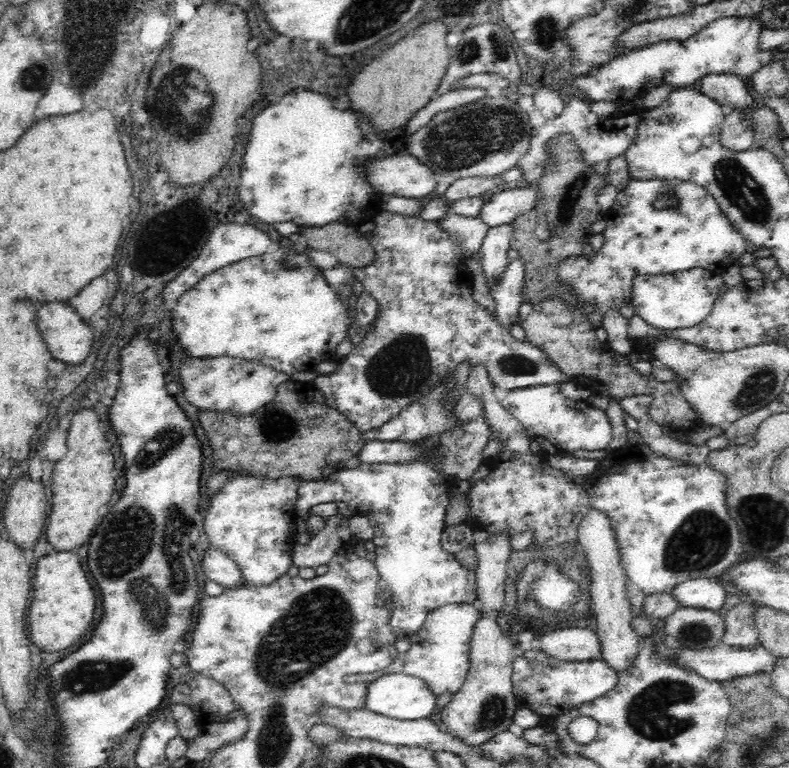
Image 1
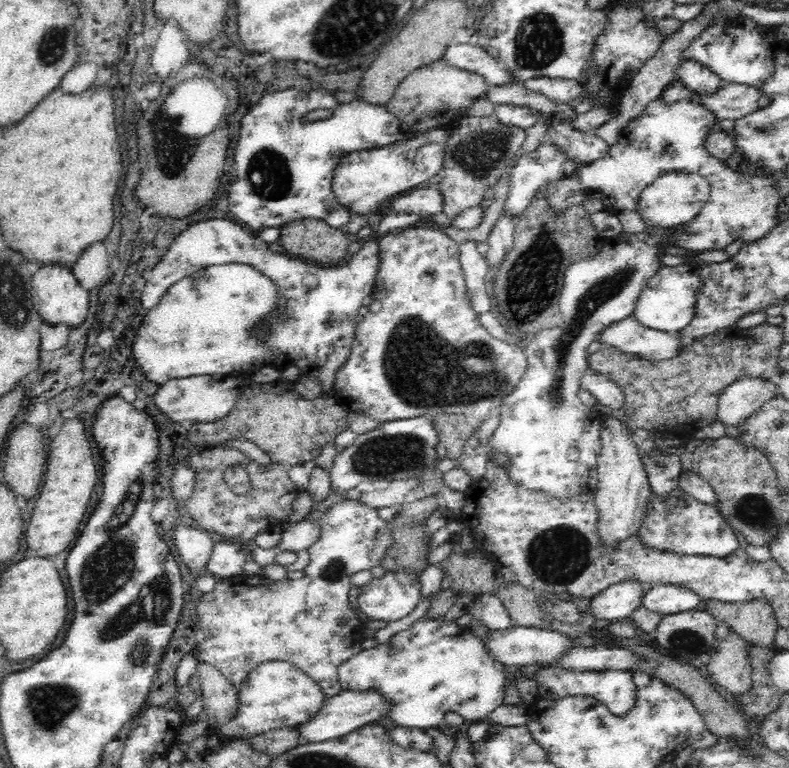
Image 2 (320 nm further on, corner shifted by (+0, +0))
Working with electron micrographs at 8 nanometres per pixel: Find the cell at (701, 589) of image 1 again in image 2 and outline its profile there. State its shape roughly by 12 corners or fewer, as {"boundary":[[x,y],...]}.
{"boundary":[[652,584],[642,606],[663,615],[696,610],[705,598],[684,585]]}

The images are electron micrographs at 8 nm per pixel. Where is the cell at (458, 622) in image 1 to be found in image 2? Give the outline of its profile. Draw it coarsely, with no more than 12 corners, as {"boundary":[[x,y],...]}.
{"boundary":[[424,616],[340,664],[396,726],[468,723],[504,702],[505,668],[469,627]]}

